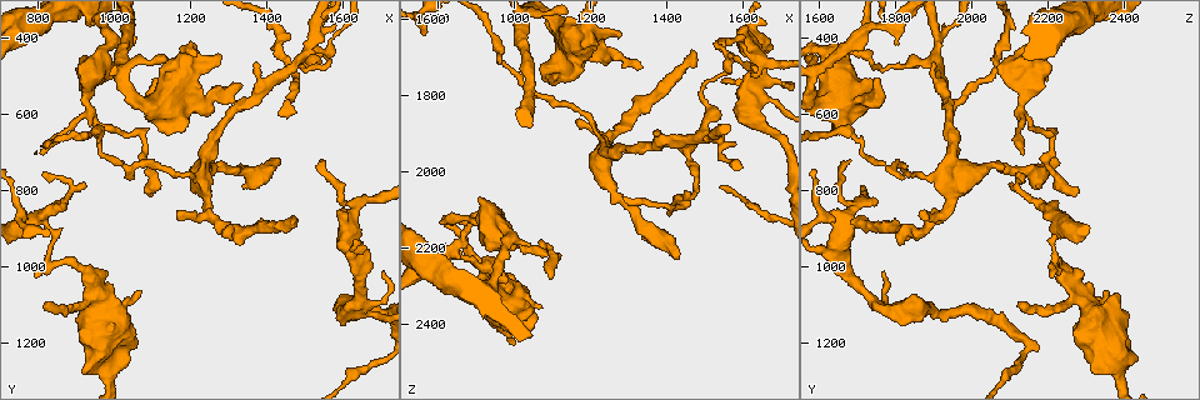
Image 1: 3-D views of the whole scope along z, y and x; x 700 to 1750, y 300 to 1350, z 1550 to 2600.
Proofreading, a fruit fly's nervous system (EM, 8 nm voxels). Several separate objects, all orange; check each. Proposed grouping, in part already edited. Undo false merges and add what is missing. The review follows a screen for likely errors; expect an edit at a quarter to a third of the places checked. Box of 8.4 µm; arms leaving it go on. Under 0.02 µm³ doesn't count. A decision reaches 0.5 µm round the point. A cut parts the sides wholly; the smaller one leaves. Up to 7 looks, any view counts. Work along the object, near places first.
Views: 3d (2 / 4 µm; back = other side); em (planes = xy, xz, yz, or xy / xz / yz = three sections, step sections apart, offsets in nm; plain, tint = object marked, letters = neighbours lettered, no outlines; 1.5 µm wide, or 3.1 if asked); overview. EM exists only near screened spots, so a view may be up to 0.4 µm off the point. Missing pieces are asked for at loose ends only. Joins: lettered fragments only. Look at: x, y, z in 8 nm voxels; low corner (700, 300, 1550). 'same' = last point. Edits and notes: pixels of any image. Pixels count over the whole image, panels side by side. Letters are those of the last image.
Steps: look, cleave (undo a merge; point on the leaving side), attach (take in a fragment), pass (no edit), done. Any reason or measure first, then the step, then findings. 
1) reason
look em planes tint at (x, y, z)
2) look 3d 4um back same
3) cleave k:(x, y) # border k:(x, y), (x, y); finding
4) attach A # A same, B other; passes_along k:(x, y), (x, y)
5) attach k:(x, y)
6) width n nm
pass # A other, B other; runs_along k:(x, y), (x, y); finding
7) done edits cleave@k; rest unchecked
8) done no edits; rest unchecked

calibre changes
look em yz step 4 letters at (1265, 735, 2060)

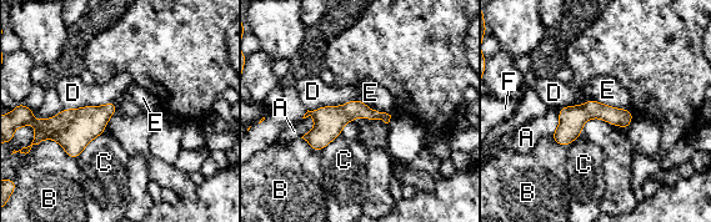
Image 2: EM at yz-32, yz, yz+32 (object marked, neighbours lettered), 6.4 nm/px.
width 110 nm; longest_contact D 340 nm
pass # A other, B other, C other, D other, E other, F other; one cell here

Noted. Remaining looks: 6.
long arm stops here
look em planes letters at (1430, 740, 2235)

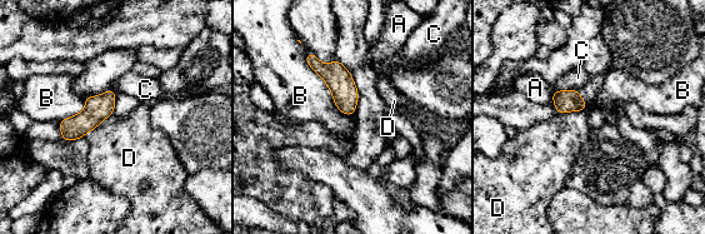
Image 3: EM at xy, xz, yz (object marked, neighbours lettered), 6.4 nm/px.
pass # A other, B other, C other, D other; runs_along 3:(113, 94), (65, 138); no lettered fragment goes on from it

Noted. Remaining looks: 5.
thick turns thin
look 3d 4um at (835, 980, 2220)

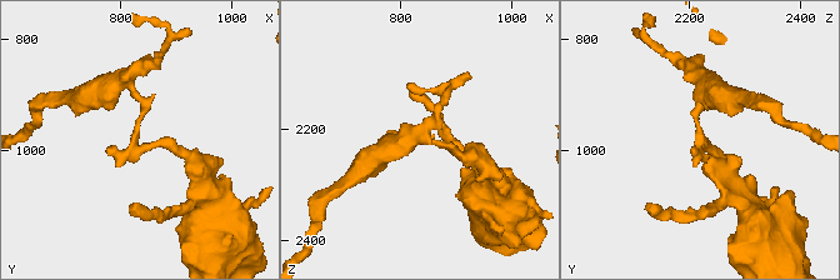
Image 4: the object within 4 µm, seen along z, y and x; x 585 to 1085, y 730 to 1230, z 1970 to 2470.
now the EM
look em planes plain at (830, 990, 2230)

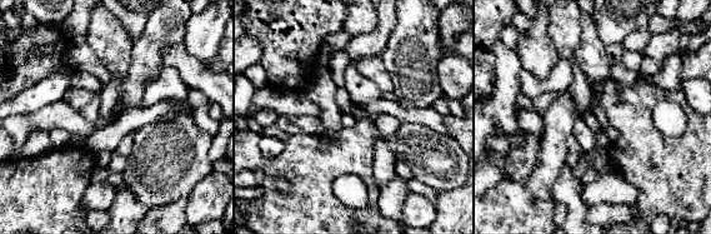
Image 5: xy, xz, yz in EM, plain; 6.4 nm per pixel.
look em planes letters same

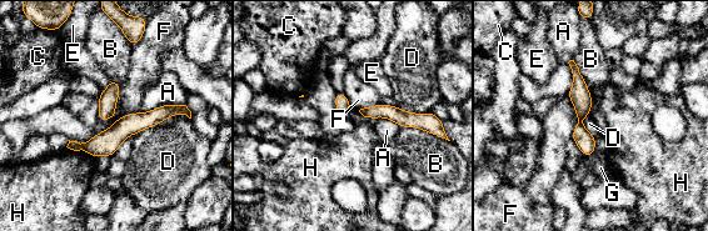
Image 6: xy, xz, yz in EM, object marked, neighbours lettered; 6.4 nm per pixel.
longest_contact D 380 nm
cleave 6:(73, 145) # A other, B other, C other, D other, E other, F other, G other, H other; a second cell is stuck on

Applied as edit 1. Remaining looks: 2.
done edits cleave@6; rest unchecked

